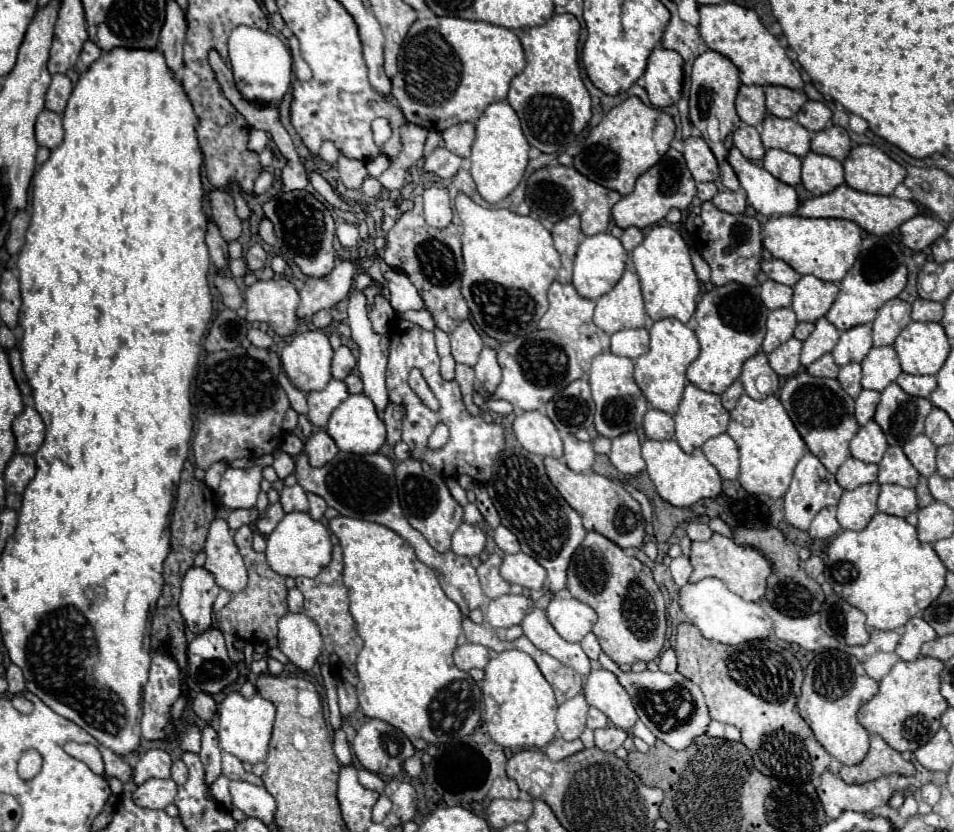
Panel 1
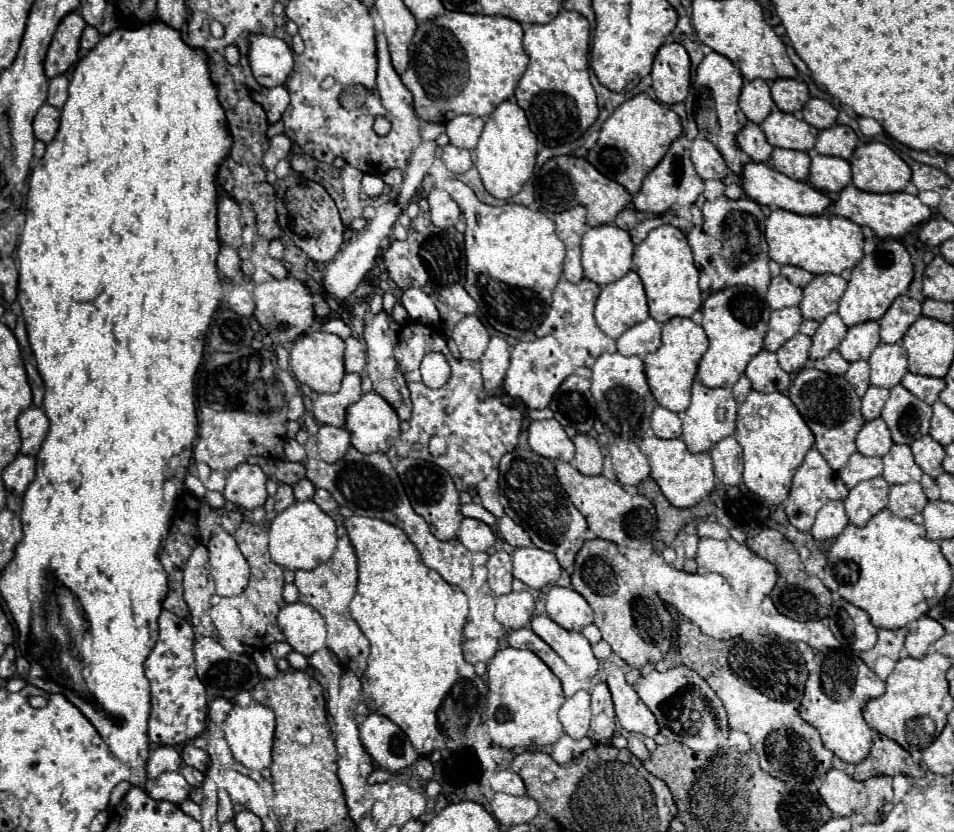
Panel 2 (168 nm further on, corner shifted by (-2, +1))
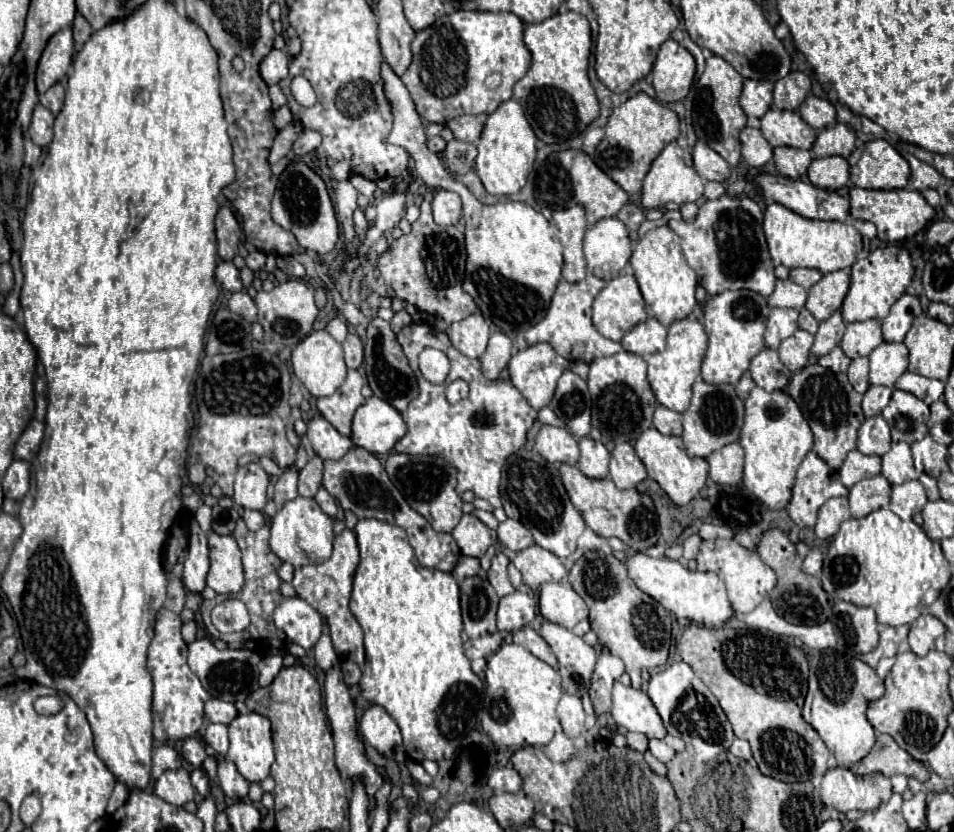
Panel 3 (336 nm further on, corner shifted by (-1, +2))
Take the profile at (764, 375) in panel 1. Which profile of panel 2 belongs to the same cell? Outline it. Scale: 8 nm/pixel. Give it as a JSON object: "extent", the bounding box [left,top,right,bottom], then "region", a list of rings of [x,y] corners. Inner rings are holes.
{"extent":[745,349,789,393],"region":[[[765,349],[747,363],[745,377],[751,381],[751,387],[759,393],[769,393],[773,389],[785,393],[789,387],[789,375],[783,369],[779,371],[777,355]]]}

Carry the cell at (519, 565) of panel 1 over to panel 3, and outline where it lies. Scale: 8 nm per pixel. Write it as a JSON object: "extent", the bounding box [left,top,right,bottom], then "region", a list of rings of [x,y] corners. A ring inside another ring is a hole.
{"extent":[512,544,568,590],"region":[[[538,544],[518,552],[512,562],[522,572],[524,584],[532,590],[538,590],[544,582],[562,582],[568,574],[562,560]]]}

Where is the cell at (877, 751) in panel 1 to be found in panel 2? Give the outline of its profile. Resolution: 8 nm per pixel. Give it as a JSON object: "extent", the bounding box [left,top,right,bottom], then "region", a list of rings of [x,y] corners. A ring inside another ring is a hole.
{"extent":[853,733,925,781],"region":[[[875,733],[869,755],[853,767],[853,779],[863,781],[873,775],[895,775],[895,773],[923,777],[925,771],[919,767],[919,763],[915,763],[909,757],[909,753],[901,745],[897,745],[895,741],[887,739],[881,733]]]}

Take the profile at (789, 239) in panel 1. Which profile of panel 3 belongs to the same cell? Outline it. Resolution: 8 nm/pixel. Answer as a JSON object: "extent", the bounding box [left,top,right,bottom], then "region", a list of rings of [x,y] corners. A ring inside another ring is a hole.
{"extent":[764,202,862,274],"region":[[[770,202],[764,210],[764,234],[772,262],[786,268],[816,268],[822,274],[850,268],[862,252],[862,236],[850,222],[820,222],[804,218],[778,202]]]}

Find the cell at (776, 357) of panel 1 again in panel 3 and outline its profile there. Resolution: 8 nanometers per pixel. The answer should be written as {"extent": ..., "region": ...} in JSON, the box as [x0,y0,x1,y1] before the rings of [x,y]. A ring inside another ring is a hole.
{"extent":[778,330,814,372],"region":[[[796,330],[790,338],[786,338],[780,344],[780,348],[778,348],[780,360],[786,364],[788,370],[798,372],[808,364],[808,354],[810,354],[812,344],[814,344],[814,336],[810,332]]]}

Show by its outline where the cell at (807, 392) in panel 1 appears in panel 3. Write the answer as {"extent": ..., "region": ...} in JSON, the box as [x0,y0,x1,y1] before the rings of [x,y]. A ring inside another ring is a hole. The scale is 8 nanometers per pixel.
{"extent":[786,364,864,470],"region":[[[808,364],[800,372],[796,372],[786,392],[794,398],[794,402],[798,402],[804,418],[814,432],[812,452],[816,452],[832,470],[838,470],[846,454],[856,448],[856,434],[860,424],[864,422],[864,414],[860,408],[862,396],[852,388],[846,374],[834,374],[820,364]]]}

